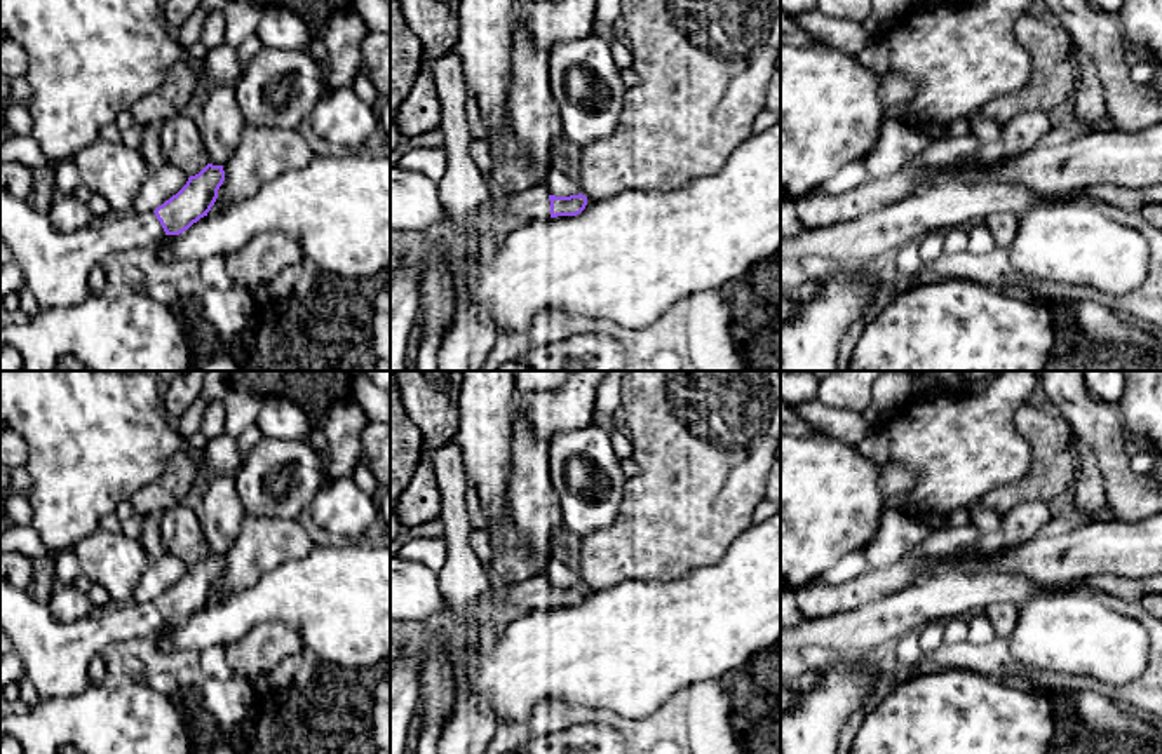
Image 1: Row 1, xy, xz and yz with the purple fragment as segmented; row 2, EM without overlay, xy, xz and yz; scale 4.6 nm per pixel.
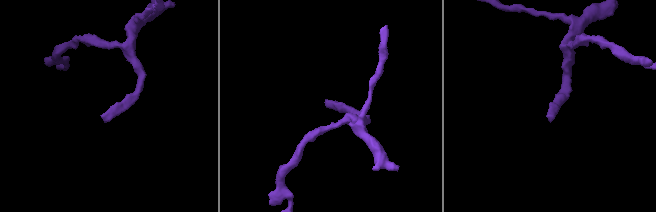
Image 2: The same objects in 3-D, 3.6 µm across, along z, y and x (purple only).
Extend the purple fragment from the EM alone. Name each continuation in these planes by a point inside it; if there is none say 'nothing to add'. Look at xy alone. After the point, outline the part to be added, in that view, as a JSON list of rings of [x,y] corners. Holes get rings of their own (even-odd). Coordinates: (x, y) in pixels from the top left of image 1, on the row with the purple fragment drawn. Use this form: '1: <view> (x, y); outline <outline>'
1: xy (56, 265); outline [[[0,188],[0,239],[23,268],[26,287],[40,308],[70,308],[89,294],[89,272],[111,252],[146,249],[166,237],[155,212],[125,211],[98,226],[59,232],[49,214],[37,212]]]

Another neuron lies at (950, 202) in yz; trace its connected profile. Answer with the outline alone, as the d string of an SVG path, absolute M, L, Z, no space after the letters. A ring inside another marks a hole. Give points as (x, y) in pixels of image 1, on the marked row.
M944 176L925 190L845 223L780 240L780 259L876 259L932 232L969 228L995 212L1023 214L1037 204L1091 200L1087 188L1042 195L1017 181L963 181Z

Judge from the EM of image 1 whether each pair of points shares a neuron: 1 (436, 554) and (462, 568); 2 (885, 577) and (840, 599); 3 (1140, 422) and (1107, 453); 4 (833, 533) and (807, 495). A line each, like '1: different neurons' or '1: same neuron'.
1: different neurons
2: same neuron
3: different neurons
4: same neuron

